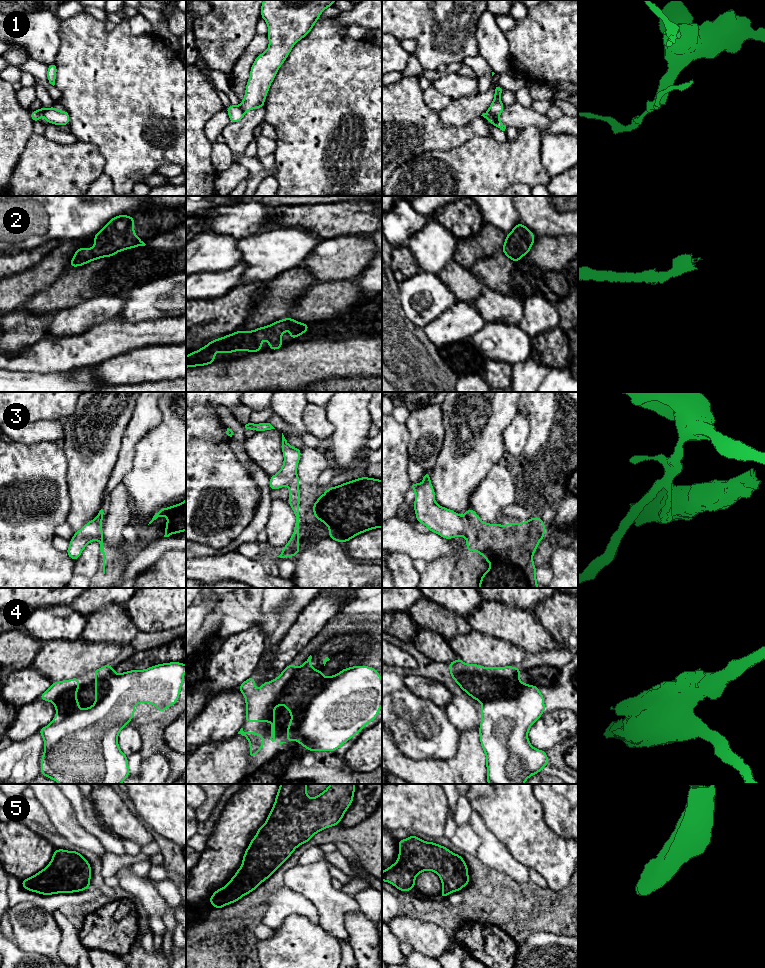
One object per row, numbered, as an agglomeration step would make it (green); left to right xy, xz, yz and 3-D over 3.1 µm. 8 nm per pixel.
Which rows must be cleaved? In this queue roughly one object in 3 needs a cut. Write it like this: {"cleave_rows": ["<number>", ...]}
{"cleave_rows": ["3", "4"]}

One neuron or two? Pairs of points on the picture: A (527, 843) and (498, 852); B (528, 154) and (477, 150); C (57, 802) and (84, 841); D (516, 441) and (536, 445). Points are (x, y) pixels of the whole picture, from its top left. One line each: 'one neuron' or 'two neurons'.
A: two neurons
B: one neuron
C: one neuron
D: two neurons

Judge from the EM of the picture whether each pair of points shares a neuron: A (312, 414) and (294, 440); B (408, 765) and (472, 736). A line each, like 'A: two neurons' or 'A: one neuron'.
A: two neurons
B: one neuron

